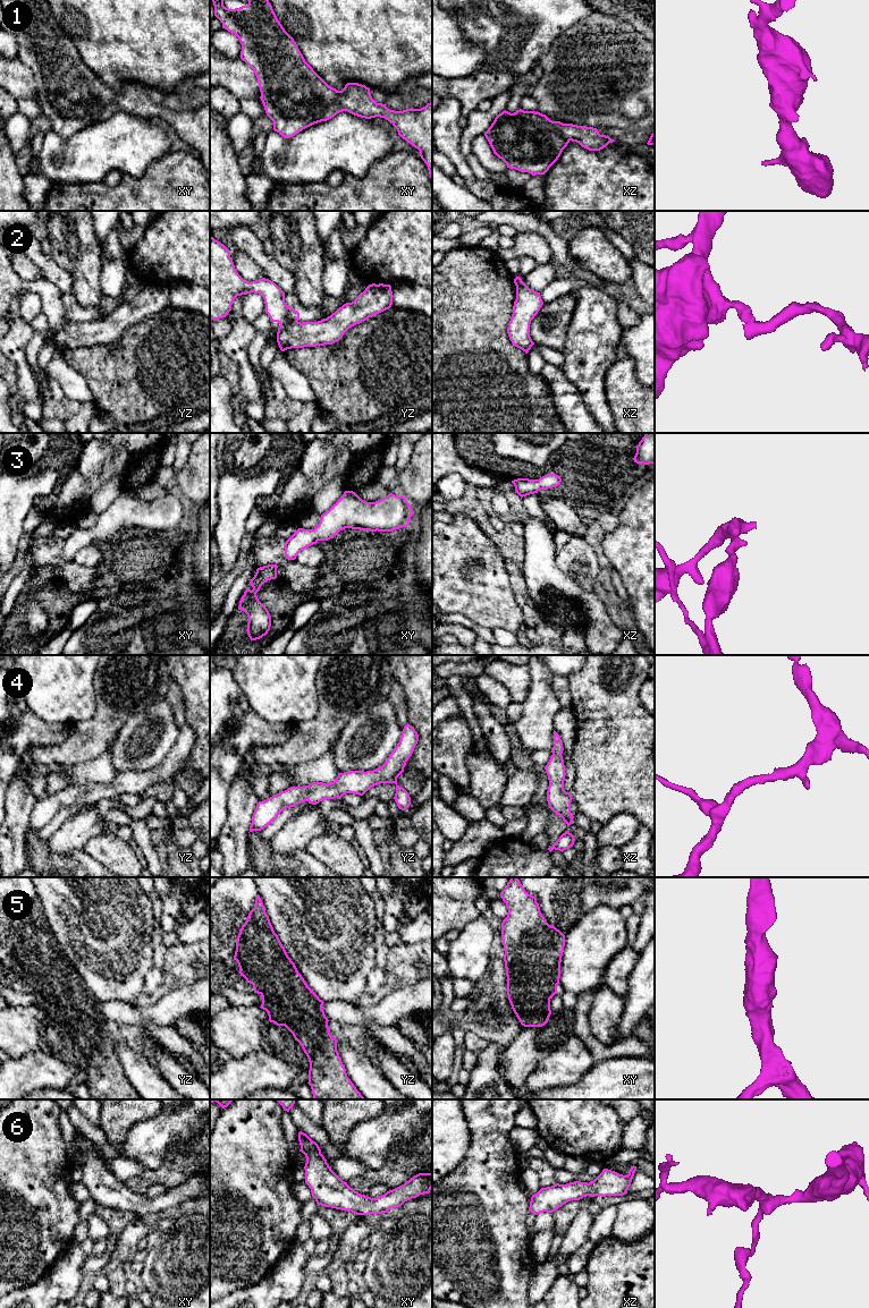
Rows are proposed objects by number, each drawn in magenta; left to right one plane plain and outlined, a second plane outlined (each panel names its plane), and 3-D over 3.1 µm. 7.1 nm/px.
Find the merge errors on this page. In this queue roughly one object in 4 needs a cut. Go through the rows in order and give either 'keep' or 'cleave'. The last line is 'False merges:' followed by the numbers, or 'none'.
1: keep
2: keep
3: keep
4: keep
5: keep
6: keep
False merges: none

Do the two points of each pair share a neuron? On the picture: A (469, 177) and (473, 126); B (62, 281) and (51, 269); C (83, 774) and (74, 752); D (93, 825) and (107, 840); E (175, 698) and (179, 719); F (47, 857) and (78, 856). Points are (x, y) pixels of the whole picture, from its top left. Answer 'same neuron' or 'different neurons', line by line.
A: different neurons
B: same neuron
C: different neurons
D: different neurons
E: same neuron
F: same neuron

